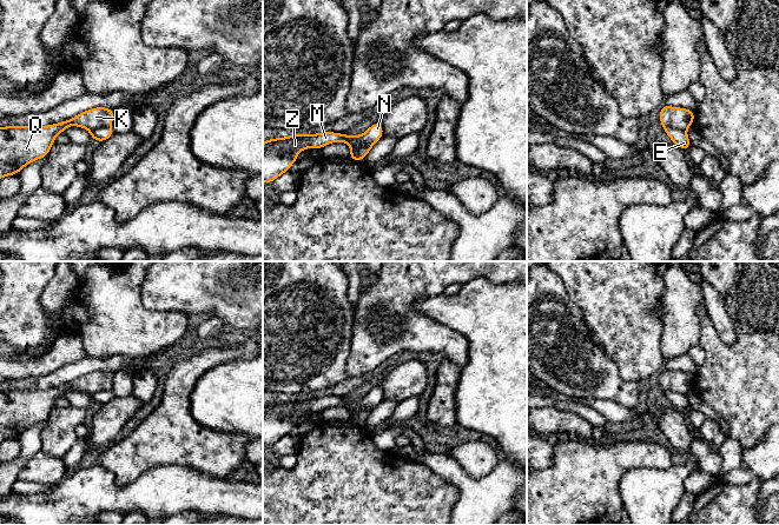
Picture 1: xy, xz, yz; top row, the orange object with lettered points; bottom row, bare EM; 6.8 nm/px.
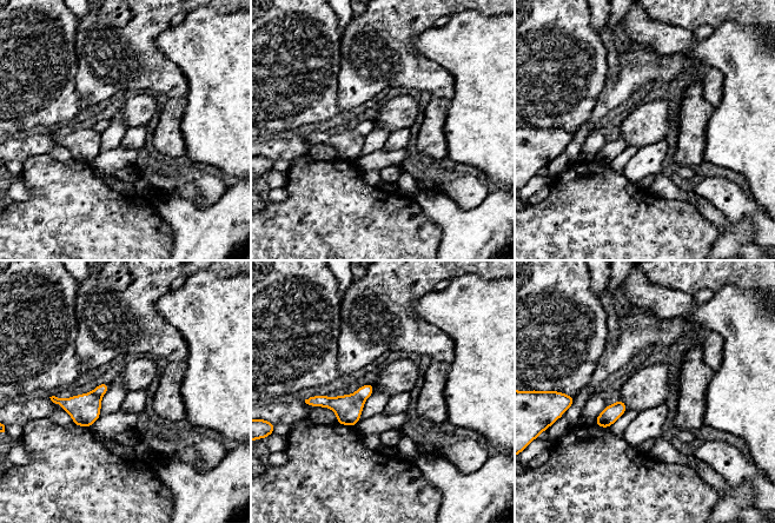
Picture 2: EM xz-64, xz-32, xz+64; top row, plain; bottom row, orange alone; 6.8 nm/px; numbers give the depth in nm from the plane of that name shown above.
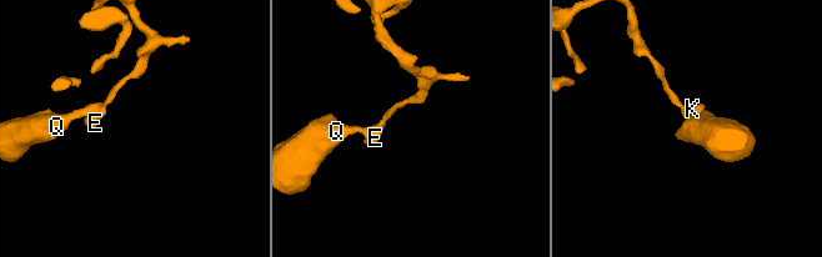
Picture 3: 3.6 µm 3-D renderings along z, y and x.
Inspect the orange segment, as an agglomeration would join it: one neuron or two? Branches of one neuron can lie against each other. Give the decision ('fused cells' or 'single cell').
fused cells

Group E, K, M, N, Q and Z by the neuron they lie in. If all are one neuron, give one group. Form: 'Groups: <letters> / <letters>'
Groups: E N / K M Q Z

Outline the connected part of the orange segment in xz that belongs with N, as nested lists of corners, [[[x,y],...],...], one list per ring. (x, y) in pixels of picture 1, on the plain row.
[[[379,385],[370,390],[363,400],[363,408],[372,411],[383,400],[383,390]]]

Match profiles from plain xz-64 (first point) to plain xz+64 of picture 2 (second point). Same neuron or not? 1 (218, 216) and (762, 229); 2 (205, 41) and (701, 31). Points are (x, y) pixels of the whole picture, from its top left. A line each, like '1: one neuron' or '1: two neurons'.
1: two neurons
2: two neurons

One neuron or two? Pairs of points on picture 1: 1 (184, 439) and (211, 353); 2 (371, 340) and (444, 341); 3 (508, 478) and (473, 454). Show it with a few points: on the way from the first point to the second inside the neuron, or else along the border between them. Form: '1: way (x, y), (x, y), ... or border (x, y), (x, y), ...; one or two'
1: way (180, 418), (180, 384), (190, 374); one
2: way (389, 339), (427, 339); one
3: border (500, 462), (482, 477), (469, 477), (467, 474); two

